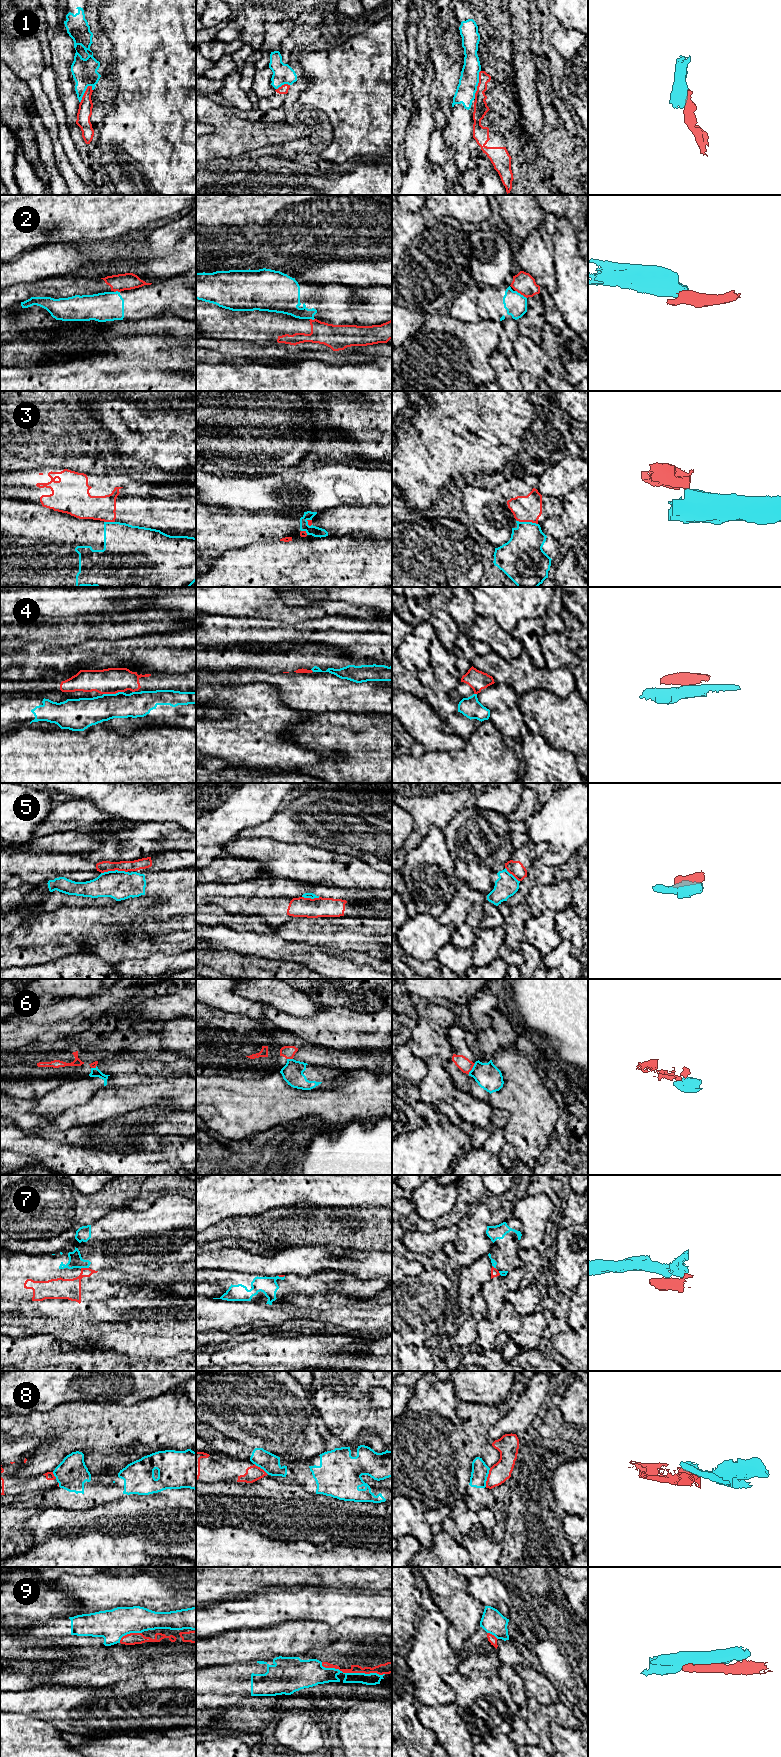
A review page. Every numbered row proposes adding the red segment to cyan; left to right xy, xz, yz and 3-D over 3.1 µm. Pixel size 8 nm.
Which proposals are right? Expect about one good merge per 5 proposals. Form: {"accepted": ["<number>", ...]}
{"accepted": []}

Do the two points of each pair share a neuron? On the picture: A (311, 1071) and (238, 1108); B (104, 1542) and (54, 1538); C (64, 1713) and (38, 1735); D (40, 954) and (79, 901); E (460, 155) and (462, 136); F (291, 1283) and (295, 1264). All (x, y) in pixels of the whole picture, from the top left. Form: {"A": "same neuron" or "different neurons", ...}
{"A": "different neurons", "B": "same neuron", "C": "different neurons", "D": "different neurons", "E": "same neuron", "F": "different neurons"}

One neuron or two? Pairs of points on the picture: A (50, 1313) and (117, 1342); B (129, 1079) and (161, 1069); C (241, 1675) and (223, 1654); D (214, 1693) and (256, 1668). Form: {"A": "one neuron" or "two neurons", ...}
{"A": "one neuron", "B": "one neuron", "C": "two neurons", "D": "one neuron"}

